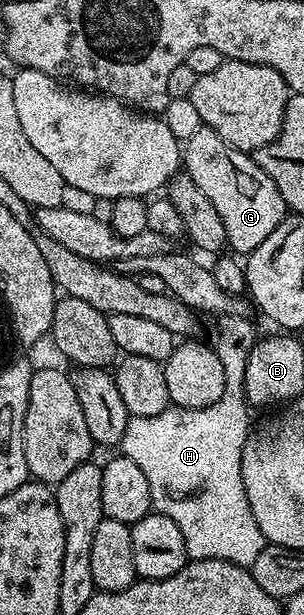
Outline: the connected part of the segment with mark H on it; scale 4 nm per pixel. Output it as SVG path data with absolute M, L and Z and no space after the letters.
M242 316L219 317L218 323L220 323L220 333L217 334L216 340L214 339L214 347L218 354L218 358L222 358L222 366L226 370L226 387L222 392L222 397L218 398L217 402L214 402L211 406L198 408L177 408L175 406L169 406L160 414L151 415L145 418L142 418L141 416L129 417L126 431L123 434L122 442L119 445L121 455L130 458L132 462L137 462L138 466L141 467L142 474L145 474L146 480L150 485L153 509L170 518L171 521L178 526L182 532L183 541L186 542L187 552L191 559L226 560L247 568L251 567L255 558L258 558L258 554L262 552L267 544L267 540L262 534L262 530L258 529L258 522L255 521L254 514L250 510L250 502L246 498L245 486L242 484L241 454L252 424L252 421L250 422L248 416L248 412L250 413L250 405L245 398L246 358L248 357L248 348L246 346L251 345L254 340L254 335L252 336L252 324L250 321L251 319Z

